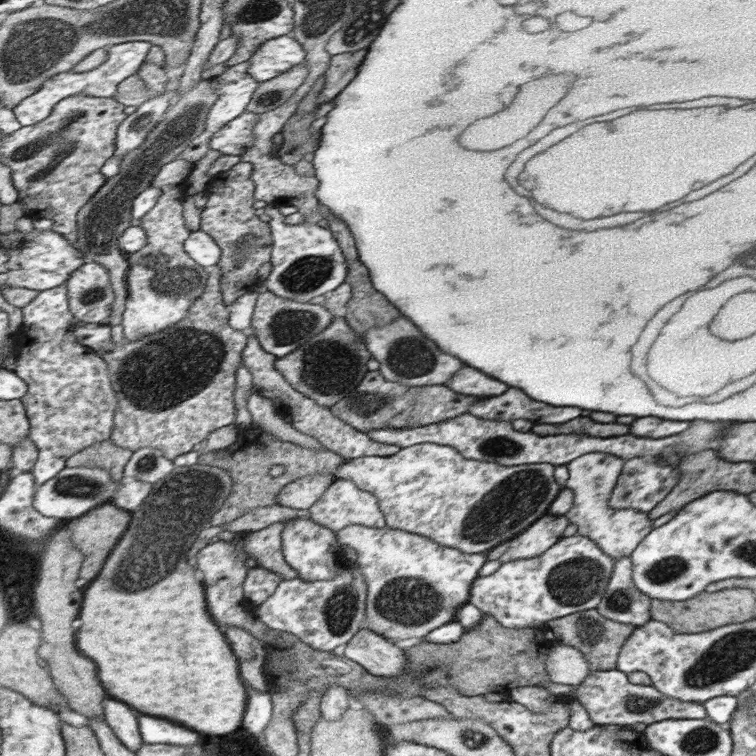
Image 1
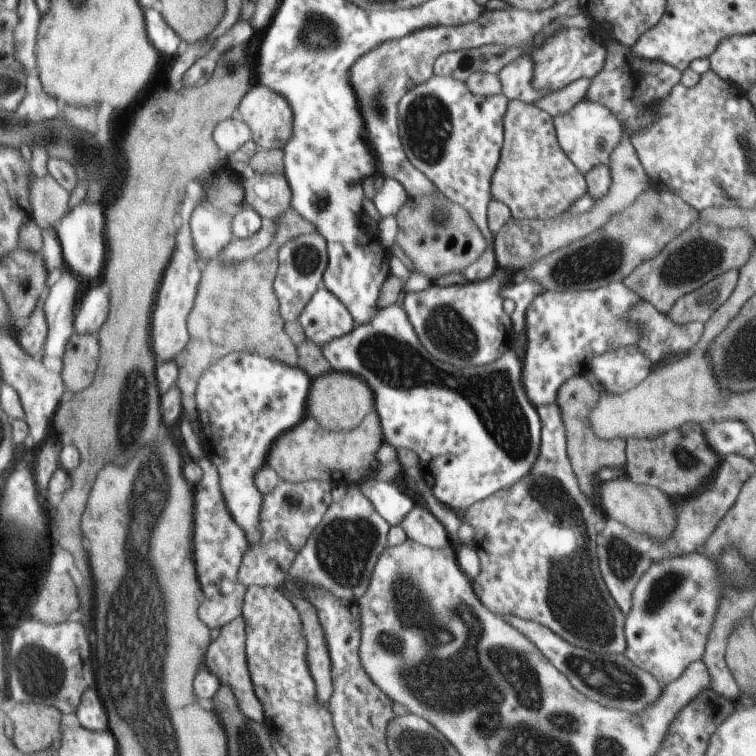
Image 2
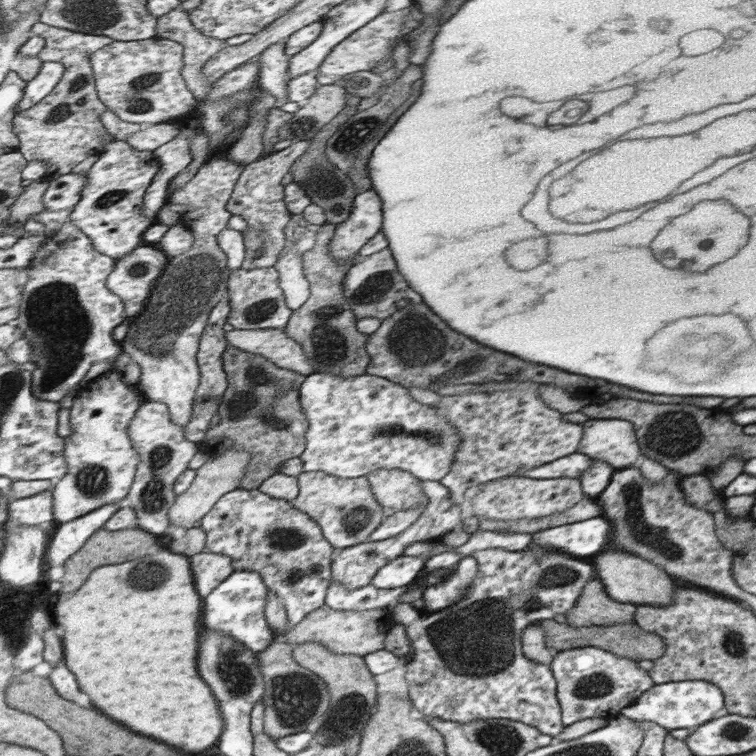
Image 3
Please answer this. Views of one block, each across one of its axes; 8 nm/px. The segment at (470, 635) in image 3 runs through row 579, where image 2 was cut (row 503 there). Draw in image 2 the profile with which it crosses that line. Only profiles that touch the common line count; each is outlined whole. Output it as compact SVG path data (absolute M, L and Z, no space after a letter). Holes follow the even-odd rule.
M553 400L551 404L539 406L537 408L539 420L541 420L541 454L539 456L539 464L535 464L535 472L531 472L531 478L525 480L523 484L519 484L519 488L511 488L511 492L495 492L495 496L489 496L485 500L479 500L479 504L475 504L471 508L471 512L465 512L465 522L471 524L475 530L473 534L473 548L477 550L479 562L481 562L481 576L475 578L475 594L479 594L479 598L483 600L483 604L487 606L487 610L491 610L491 614L513 614L521 620L527 622L535 622L541 626L547 626L549 630L553 630L557 636L561 636L563 640L567 640L569 644L589 650L589 652L601 652L601 654L619 654L625 656L627 652L627 638L625 638L625 620L627 616L623 614L623 610L619 610L619 604L611 598L611 592L607 590L607 584L603 582L603 576L599 572L599 558L597 558L597 536L601 532L601 526L605 522L603 512L599 510L597 504L591 502L591 498L587 498L587 494L583 494L583 490L579 488L579 480L575 478L575 470L571 470L571 462L567 456L567 422L563 418L563 406L557 404L557 400Z

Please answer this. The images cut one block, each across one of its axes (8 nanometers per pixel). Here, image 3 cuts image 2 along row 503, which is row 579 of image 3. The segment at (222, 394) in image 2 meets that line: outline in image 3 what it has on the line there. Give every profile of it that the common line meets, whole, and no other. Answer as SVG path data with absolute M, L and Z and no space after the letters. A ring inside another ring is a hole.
M235 570L231 572L219 586L213 588L211 594L203 598L203 616L207 616L207 626L219 632L225 632L245 644L255 654L265 652L271 642L275 642L275 632L271 630L267 618L265 618L265 604L267 604L267 586L263 578L259 578L259 572L249 570Z

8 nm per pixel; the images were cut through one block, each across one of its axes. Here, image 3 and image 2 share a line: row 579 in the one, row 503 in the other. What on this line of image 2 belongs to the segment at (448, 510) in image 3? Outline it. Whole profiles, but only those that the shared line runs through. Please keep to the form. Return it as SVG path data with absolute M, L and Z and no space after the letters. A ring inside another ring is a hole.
M363 482L347 486L343 498L331 504L329 512L323 516L323 522L319 524L319 528L315 528L311 542L295 560L291 576L287 578L287 584L283 588L297 594L295 584L299 582L299 578L307 578L331 590L335 596L339 596L339 600L359 600L359 596L363 596L363 592L367 592L369 588L379 556L383 556L385 552L389 528L391 524L383 518L383 514L379 514L379 510L375 510L375 502L367 498Z

